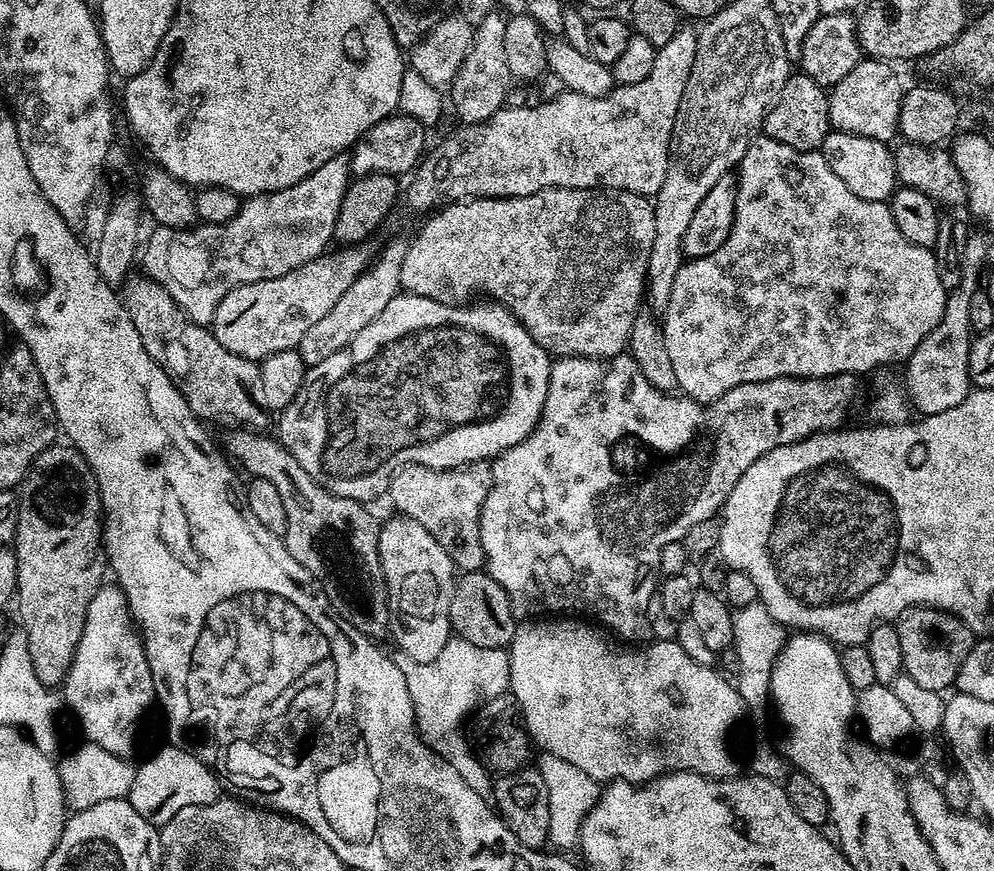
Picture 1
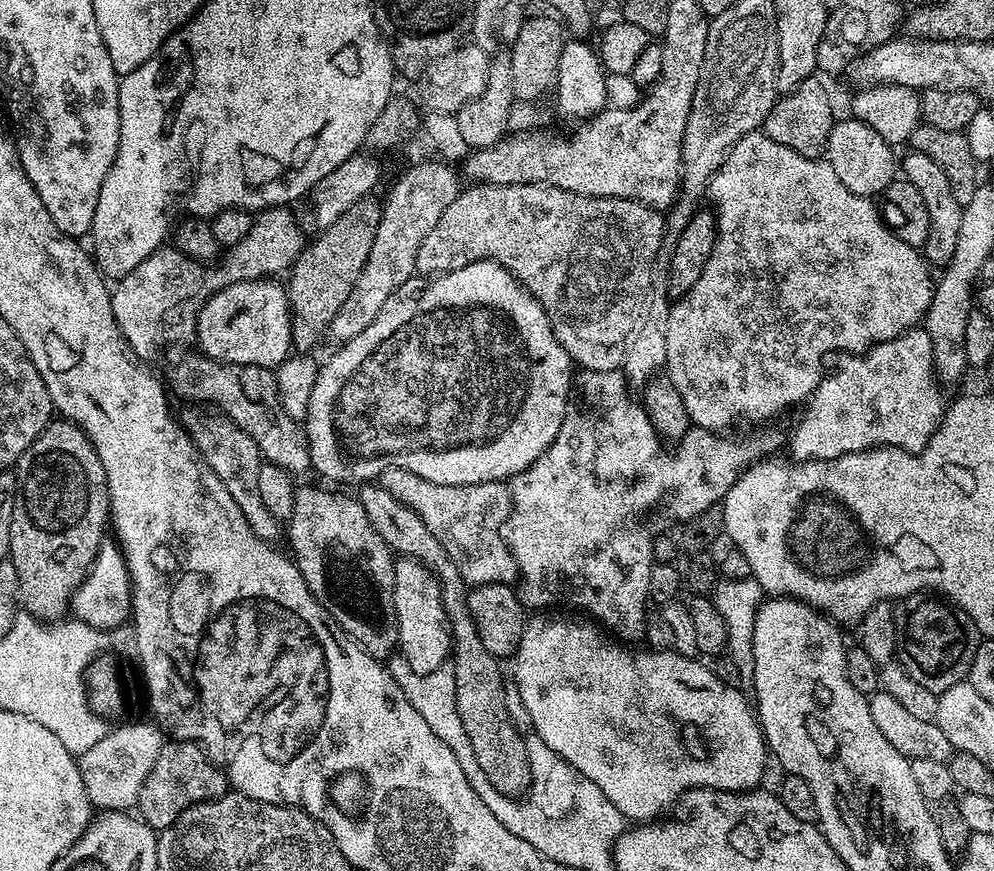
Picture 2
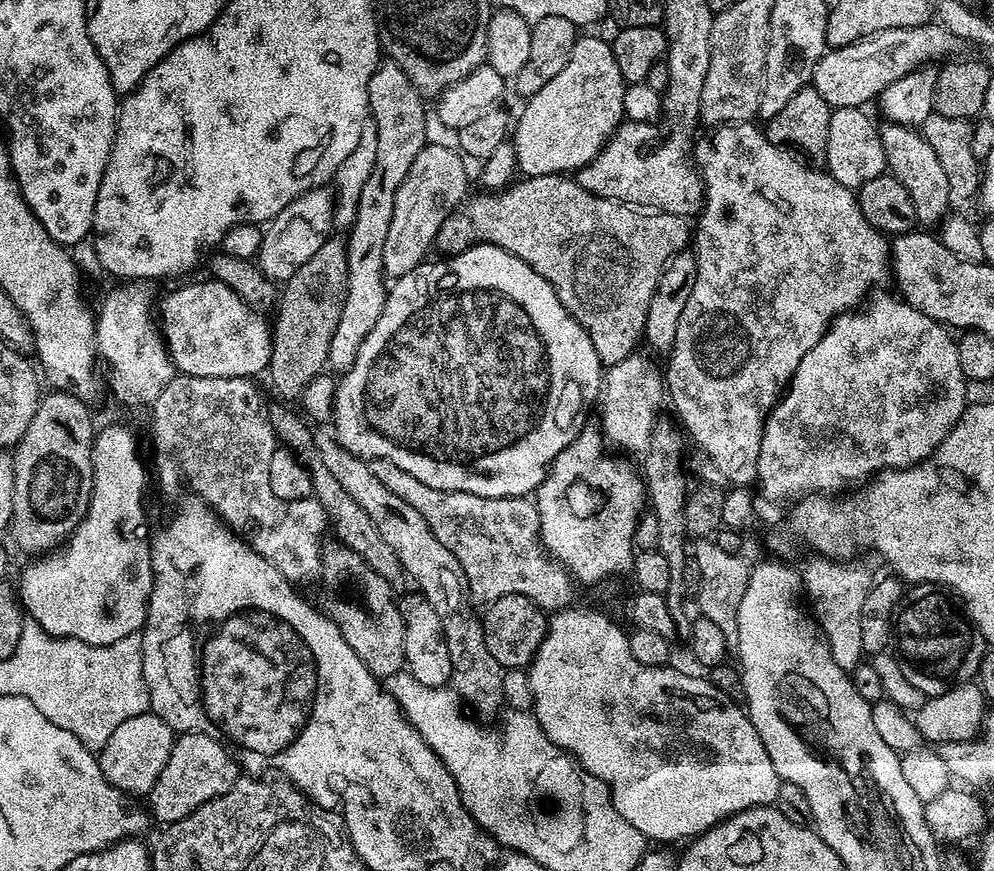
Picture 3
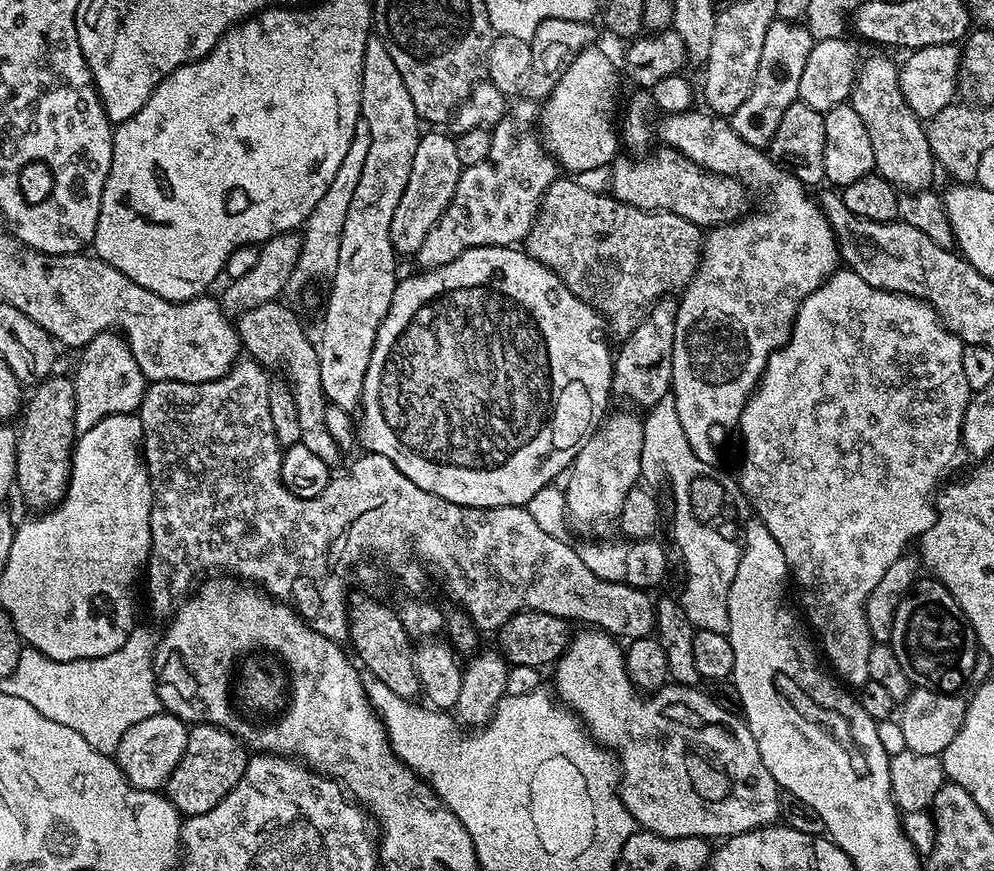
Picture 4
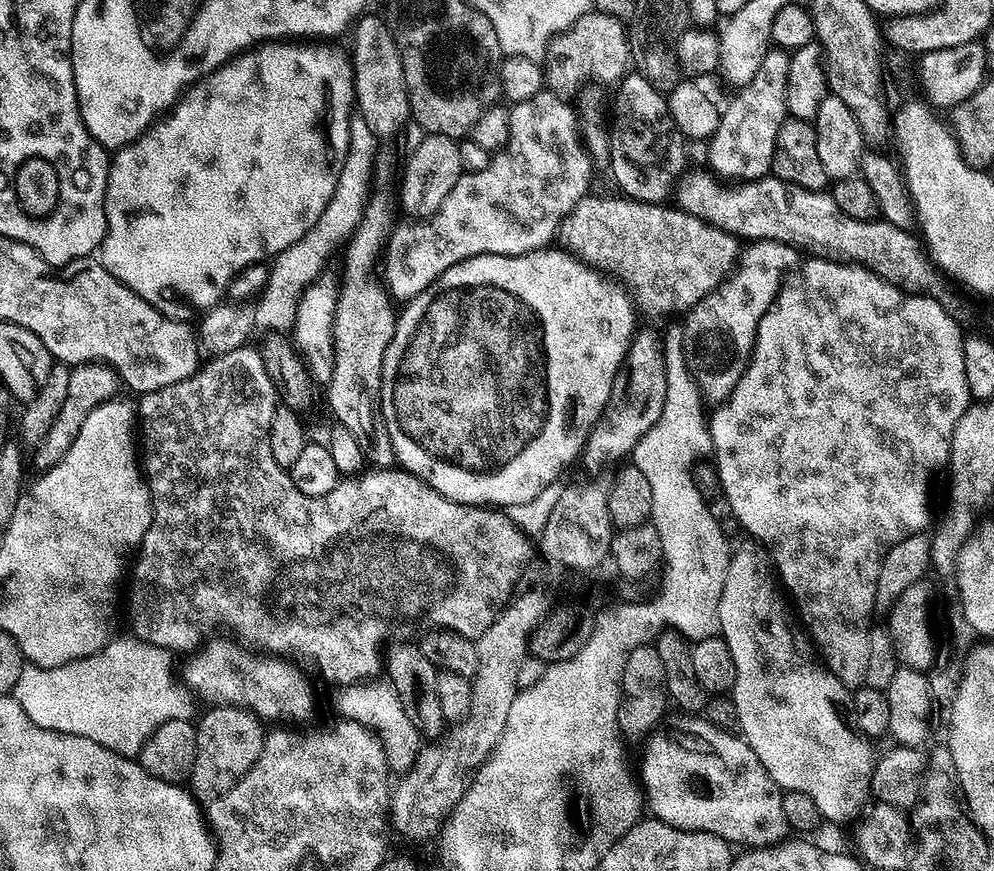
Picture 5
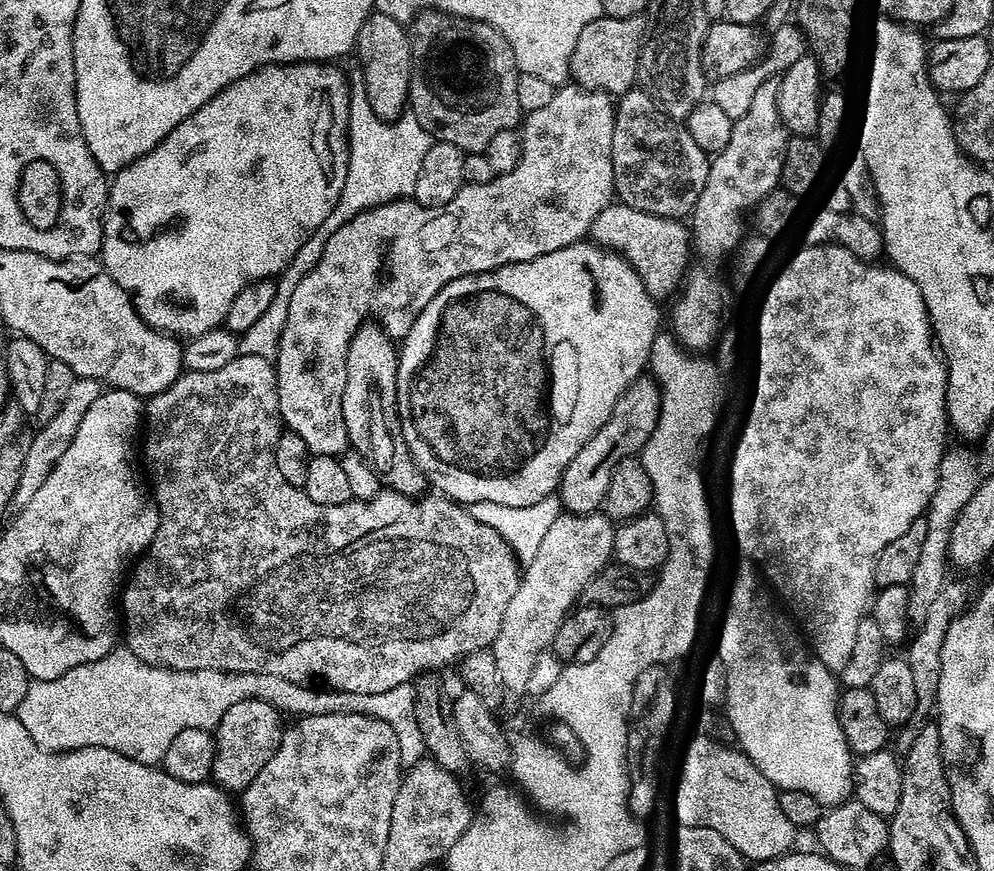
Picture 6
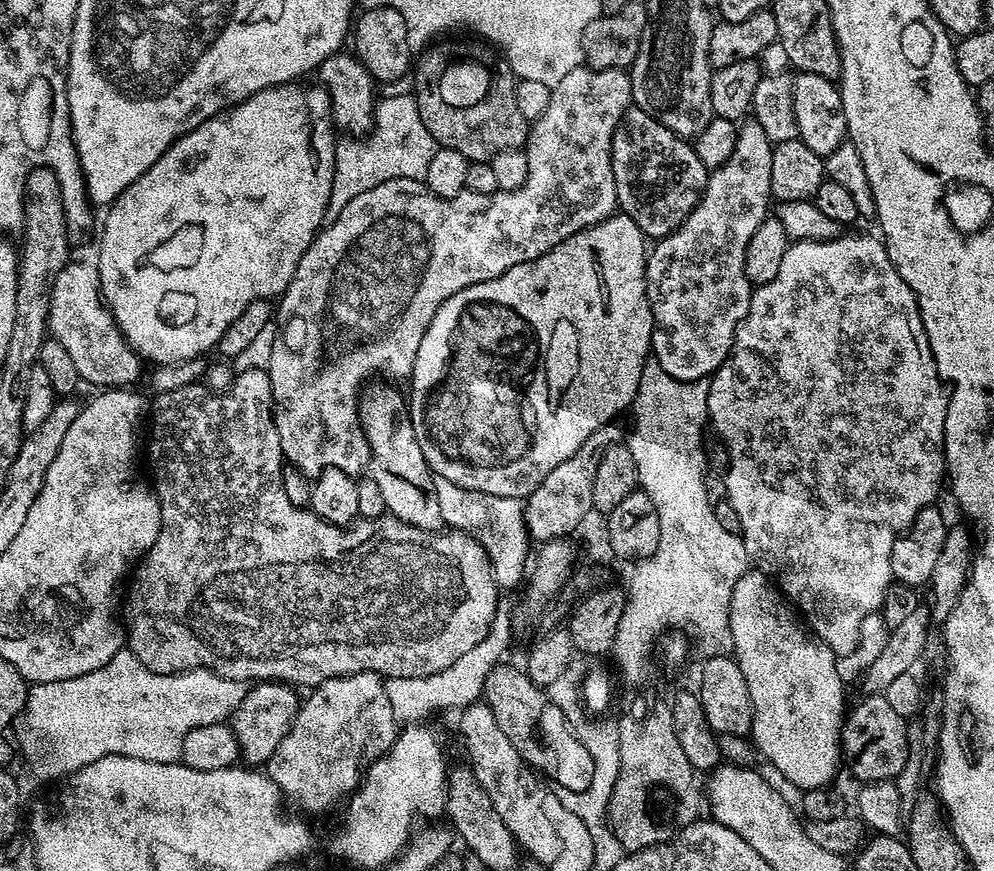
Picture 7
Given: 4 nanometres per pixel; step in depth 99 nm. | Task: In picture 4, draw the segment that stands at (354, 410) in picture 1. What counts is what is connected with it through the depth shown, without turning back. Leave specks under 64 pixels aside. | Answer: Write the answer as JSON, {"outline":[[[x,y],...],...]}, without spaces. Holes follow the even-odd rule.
{"outline":[[[498,246],[471,248],[462,254],[458,254],[458,258],[454,258],[454,262],[446,262],[437,268],[420,270],[417,273],[417,276],[408,276],[405,280],[403,277],[397,283],[394,290],[394,298],[390,302],[390,310],[386,314],[386,318],[382,318],[382,326],[378,326],[378,338],[374,338],[374,350],[370,354],[370,366],[366,366],[366,382],[362,382],[362,394],[360,395],[360,406],[358,409],[359,447],[364,452],[382,454],[386,458],[390,458],[390,462],[394,462],[394,466],[398,466],[398,470],[402,470],[402,474],[406,474],[406,478],[410,478],[410,482],[414,482],[414,486],[422,486],[422,490],[426,490],[430,494],[438,494],[438,498],[446,498],[446,502],[454,502],[455,504],[470,506],[471,508],[501,508],[502,506],[514,508],[527,505],[528,500],[534,498],[543,487],[551,485],[556,480],[555,476],[561,475],[560,477],[563,477],[571,469],[572,459],[576,457],[580,447],[587,442],[588,437],[600,427],[600,421],[604,419],[609,411],[608,396],[611,397],[613,395],[612,361],[614,359],[614,352],[613,349],[608,349],[608,344],[604,341],[606,321],[589,304],[579,300],[568,289],[566,282],[562,282],[562,278],[558,278],[558,274],[554,274],[554,270],[542,266],[542,262],[538,262],[533,256],[528,255],[527,251],[521,250],[516,246],[509,246],[507,248],[499,248]]]}

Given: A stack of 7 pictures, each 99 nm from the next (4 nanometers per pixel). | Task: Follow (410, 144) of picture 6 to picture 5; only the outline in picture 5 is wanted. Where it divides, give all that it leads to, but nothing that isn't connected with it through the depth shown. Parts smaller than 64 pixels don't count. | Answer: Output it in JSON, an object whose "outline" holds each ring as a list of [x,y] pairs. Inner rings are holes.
{"outline":[[[363,122],[352,124],[352,133],[348,139],[346,162],[342,162],[342,174],[338,174],[338,186],[334,186],[334,194],[330,202],[326,202],[326,210],[322,210],[322,218],[294,246],[282,250],[271,261],[268,270],[268,281],[259,292],[255,301],[257,329],[264,328],[268,332],[287,333],[295,325],[296,311],[304,292],[321,279],[324,267],[332,255],[339,253],[354,234],[358,222],[364,213],[364,204],[370,195],[370,187],[374,180],[374,161],[378,155],[377,137]]]}

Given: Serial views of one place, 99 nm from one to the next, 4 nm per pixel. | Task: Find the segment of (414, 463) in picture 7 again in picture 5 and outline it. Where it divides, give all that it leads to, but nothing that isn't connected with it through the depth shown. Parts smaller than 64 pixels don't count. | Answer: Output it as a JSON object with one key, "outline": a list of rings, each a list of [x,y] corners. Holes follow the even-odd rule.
{"outline":[[[381,151],[374,161],[374,180],[382,187],[369,195],[364,204],[358,226],[346,247],[343,249],[344,256],[344,281],[338,284],[338,295],[336,297],[336,313],[332,319],[332,349],[334,350],[334,366],[332,376],[326,385],[328,391],[328,408],[336,415],[335,419],[358,441],[358,446],[362,446],[365,457],[369,461],[373,460],[373,465],[388,466],[393,463],[392,443],[390,434],[384,425],[384,415],[380,409],[380,387],[382,386],[382,358],[386,358],[386,346],[394,338],[396,329],[397,309],[392,309],[394,305],[393,297],[390,295],[385,281],[378,275],[378,265],[388,247],[388,240],[392,236],[392,229],[397,223],[398,204],[394,199],[394,192],[388,187],[392,184],[392,156],[388,152]]]}

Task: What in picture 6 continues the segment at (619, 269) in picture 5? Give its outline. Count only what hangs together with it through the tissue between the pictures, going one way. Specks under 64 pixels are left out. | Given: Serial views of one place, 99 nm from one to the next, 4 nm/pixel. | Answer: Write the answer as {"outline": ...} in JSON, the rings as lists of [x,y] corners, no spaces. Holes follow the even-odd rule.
{"outline":[[[613,202],[599,212],[590,229],[591,243],[619,252],[642,280],[642,286],[653,298],[661,298],[677,287],[690,252],[690,232],[679,219],[655,216],[630,206]]]}

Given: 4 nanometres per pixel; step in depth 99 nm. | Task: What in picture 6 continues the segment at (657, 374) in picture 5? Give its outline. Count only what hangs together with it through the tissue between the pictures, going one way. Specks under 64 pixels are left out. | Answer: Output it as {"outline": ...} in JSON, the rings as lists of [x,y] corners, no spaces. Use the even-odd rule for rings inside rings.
{"outline":[[[641,374],[614,402],[610,418],[570,458],[558,485],[558,497],[564,512],[595,512],[604,503],[606,486],[610,482],[610,470],[627,456],[636,456],[650,438],[660,413],[660,390],[651,375]]]}

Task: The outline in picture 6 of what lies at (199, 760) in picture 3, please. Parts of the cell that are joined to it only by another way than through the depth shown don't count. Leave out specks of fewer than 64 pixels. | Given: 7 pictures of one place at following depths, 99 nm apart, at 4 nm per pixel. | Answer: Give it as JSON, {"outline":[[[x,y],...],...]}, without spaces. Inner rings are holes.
{"outline":[[[253,698],[234,702],[214,729],[216,742],[216,757],[212,766],[211,779],[219,787],[230,794],[239,794],[258,778],[262,766],[274,758],[274,750],[278,750],[280,739],[284,733],[282,727],[282,713],[277,710],[270,700]]]}

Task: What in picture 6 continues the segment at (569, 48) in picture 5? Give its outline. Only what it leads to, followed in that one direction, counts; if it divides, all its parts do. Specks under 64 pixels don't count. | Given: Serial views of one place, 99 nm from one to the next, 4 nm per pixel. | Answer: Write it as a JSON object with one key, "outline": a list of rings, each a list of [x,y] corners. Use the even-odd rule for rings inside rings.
{"outline":[[[601,15],[599,20],[587,24],[578,34],[572,56],[568,59],[571,79],[581,88],[595,88],[597,92],[627,92],[636,84],[636,59],[641,31],[641,21],[636,18]]]}

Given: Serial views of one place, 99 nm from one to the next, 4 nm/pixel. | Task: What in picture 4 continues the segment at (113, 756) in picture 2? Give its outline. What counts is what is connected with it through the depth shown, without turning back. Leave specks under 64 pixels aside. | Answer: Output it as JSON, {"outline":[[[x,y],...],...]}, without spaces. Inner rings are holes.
{"outline":[[[161,711],[157,716],[145,718],[137,722],[122,734],[122,742],[118,742],[114,759],[117,766],[126,774],[126,778],[138,790],[150,790],[151,792],[163,789],[168,783],[174,766],[184,756],[186,742],[188,741],[189,725],[172,716],[166,711]]]}

